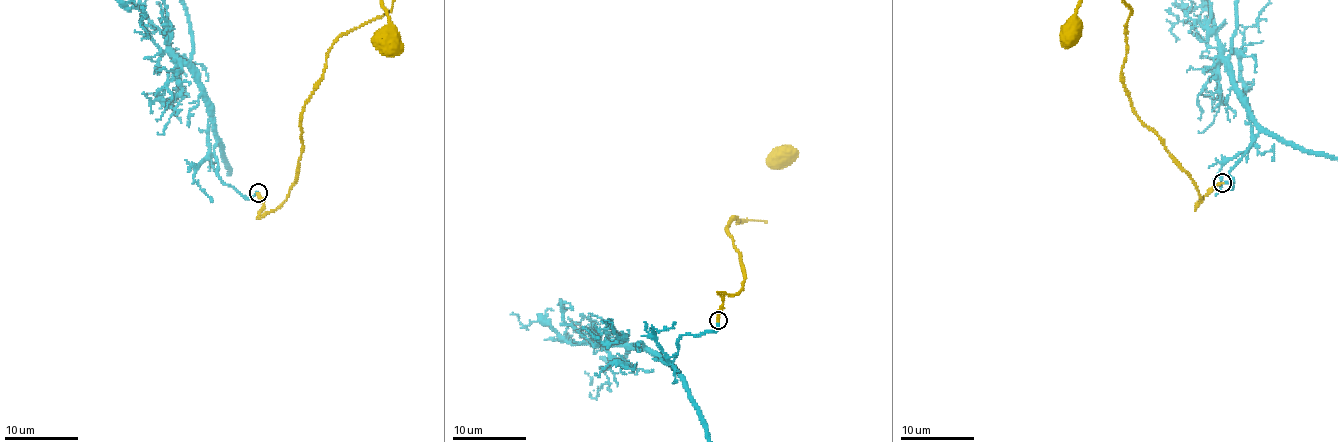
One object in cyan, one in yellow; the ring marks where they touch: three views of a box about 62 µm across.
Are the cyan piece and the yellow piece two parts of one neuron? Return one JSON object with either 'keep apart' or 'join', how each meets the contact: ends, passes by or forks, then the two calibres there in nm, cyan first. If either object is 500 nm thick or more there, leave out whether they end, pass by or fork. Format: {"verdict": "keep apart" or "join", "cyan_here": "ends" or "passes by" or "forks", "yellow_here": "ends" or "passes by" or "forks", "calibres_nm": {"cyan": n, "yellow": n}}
{"verdict": "join", "cyan_here": "ends", "yellow_here": "ends", "calibres_nm": {"cyan": 260, "yellow": 180}}

